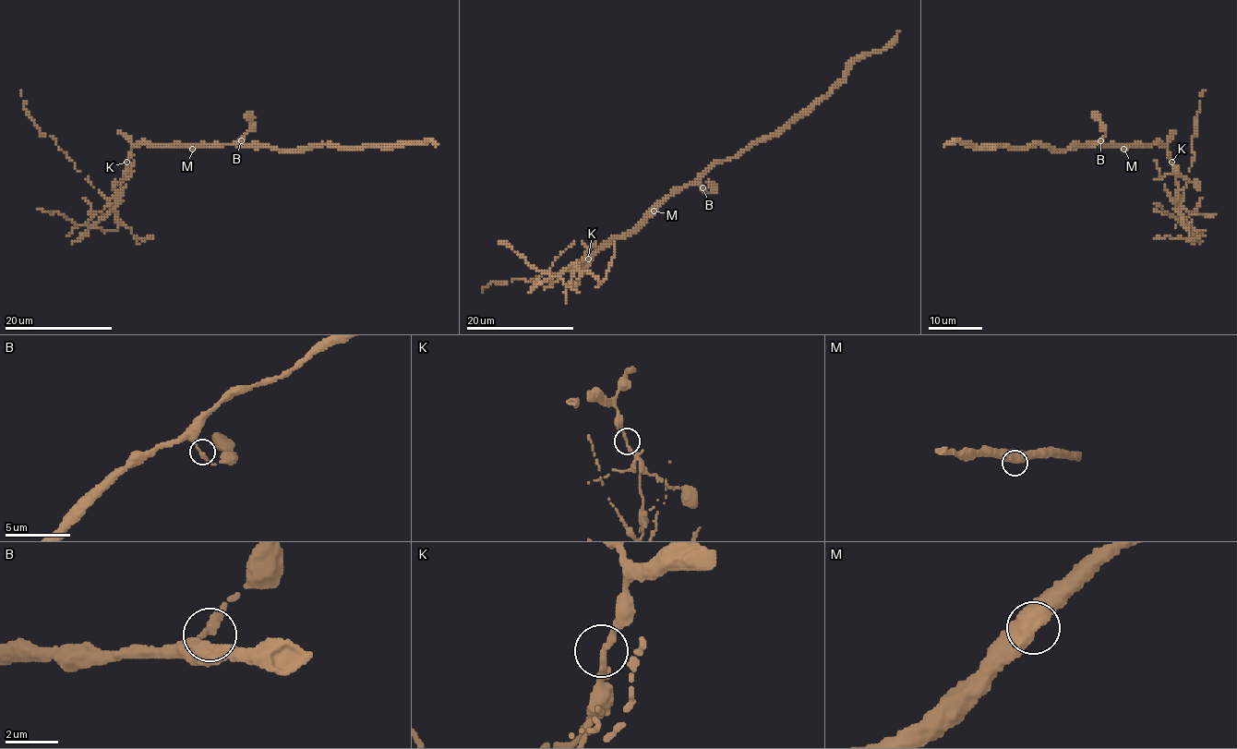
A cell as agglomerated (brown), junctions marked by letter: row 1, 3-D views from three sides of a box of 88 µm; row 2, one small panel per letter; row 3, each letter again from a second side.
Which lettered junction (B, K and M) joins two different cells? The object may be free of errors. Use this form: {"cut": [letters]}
{"cut": ["K"]}

